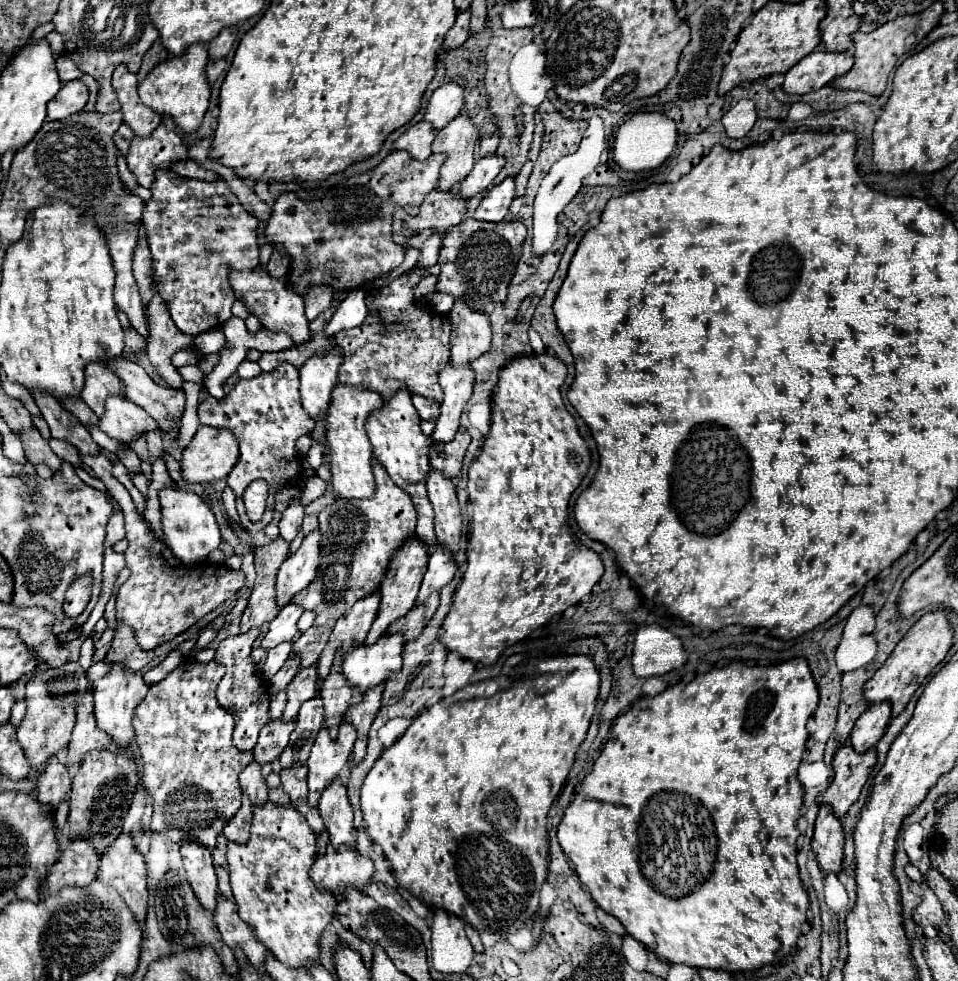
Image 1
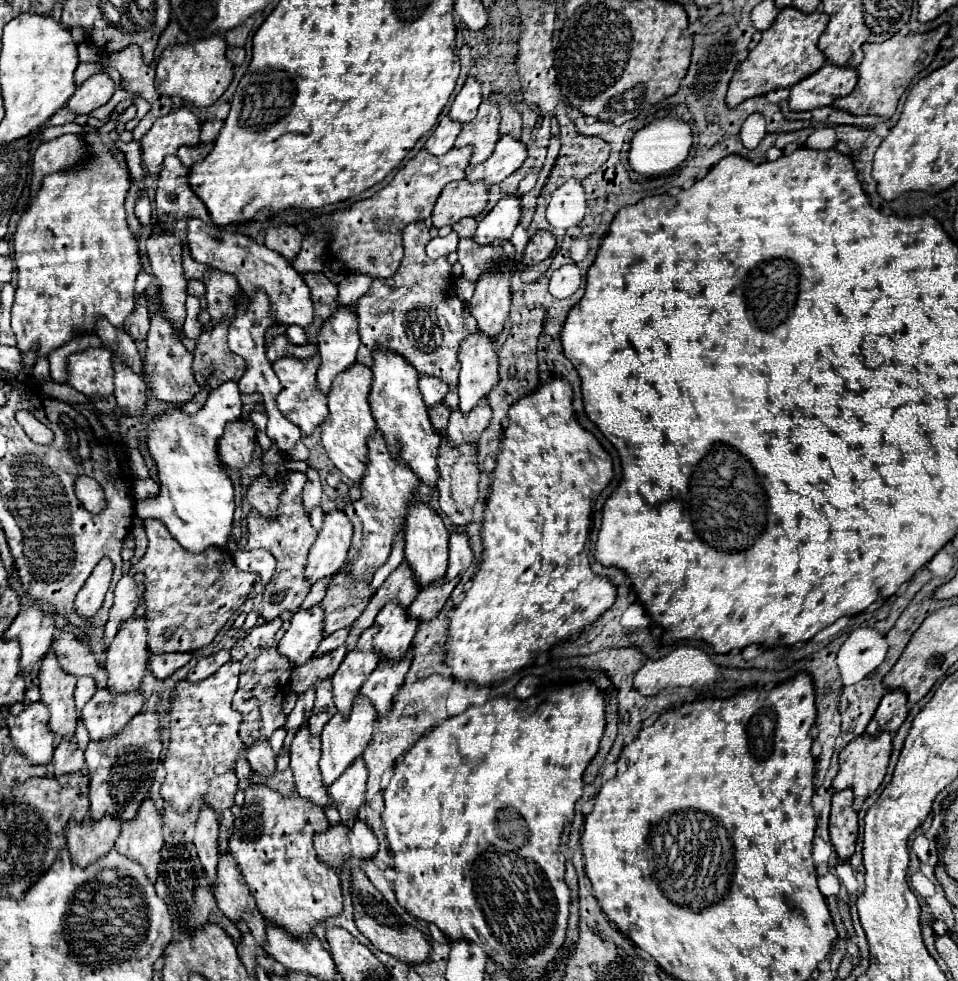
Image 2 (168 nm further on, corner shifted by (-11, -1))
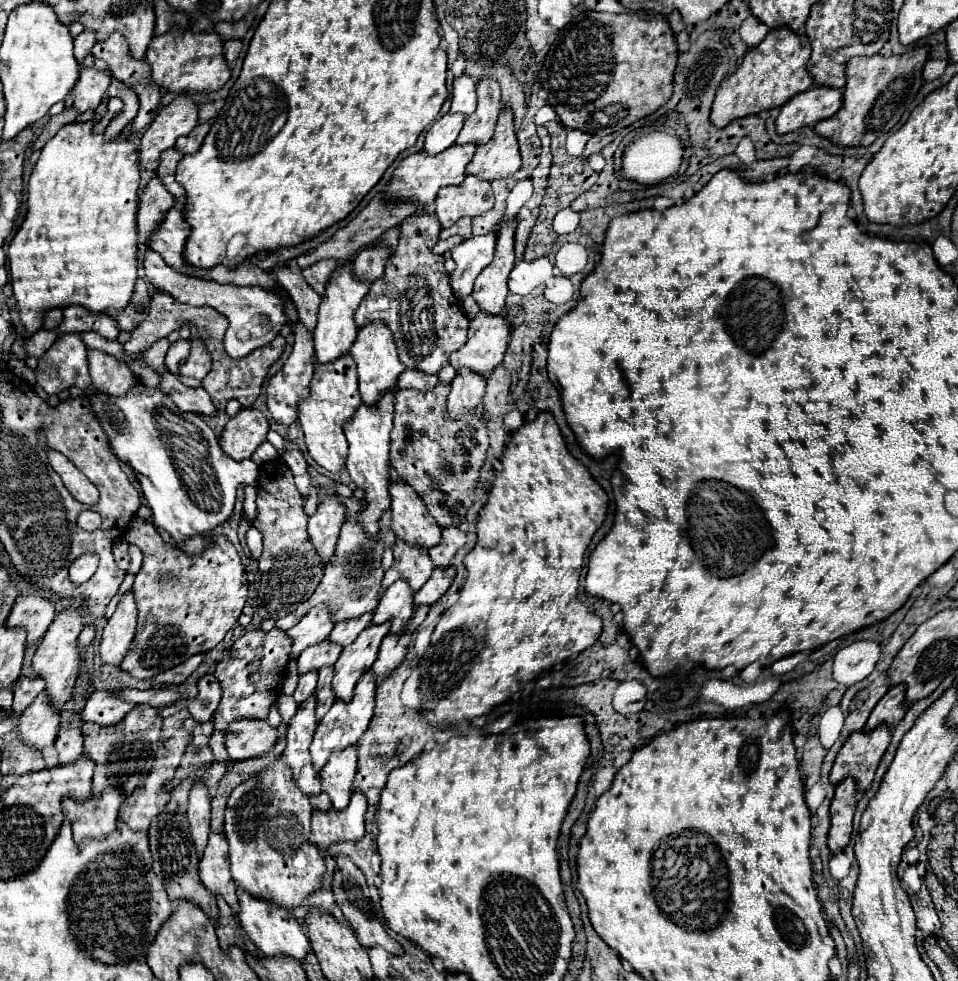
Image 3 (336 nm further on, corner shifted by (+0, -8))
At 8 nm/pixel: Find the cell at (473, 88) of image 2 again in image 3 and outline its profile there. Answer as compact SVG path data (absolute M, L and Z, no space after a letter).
M461 75L453 83L453 99L451 99L451 113L461 113L469 117L475 111L477 97L475 97L475 81L469 75Z

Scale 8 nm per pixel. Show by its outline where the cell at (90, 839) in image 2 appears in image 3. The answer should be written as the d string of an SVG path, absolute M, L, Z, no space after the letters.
M107 789L85 803L75 803L71 799L63 801L63 815L71 819L73 841L81 843L85 839L105 839L117 829L117 815L123 803L123 795L117 789Z

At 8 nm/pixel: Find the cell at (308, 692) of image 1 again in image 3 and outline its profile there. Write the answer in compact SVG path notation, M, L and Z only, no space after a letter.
M323 641L323 643L317 643L317 645L311 645L307 647L299 659L297 659L297 667L299 667L299 675L305 675L309 671L317 671L321 667L329 667L329 665L335 665L337 657L341 653L341 647L329 643L329 641Z

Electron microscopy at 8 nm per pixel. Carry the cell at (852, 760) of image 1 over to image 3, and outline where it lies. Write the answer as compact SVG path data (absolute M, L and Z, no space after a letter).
M879 725L869 733L855 731L839 749L829 781L837 785L843 779L853 777L857 783L857 789L867 791L873 783L873 775L877 771L877 765L889 741L891 741L891 735L885 725Z

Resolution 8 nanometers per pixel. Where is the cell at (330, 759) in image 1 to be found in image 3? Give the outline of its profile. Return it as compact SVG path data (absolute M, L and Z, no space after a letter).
M367 671L359 679L359 683L357 683L357 687L353 691L353 699L349 703L335 701L333 707L329 709L329 713L319 721L317 731L313 735L313 743L309 747L311 759L313 759L313 769L315 771L321 771L323 769L323 765L327 763L327 759L329 759L331 753L339 753L339 751L343 751L343 749L359 743L361 735L365 733L365 729L367 729L367 725L369 725L369 721L373 717L373 707L375 707L375 679Z

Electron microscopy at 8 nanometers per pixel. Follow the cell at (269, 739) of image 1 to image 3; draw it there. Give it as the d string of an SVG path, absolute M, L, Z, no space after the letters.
M311 671L311 673L303 675L303 677L299 677L299 685L297 685L295 693L293 693L295 701L303 703L305 699L309 699L313 695L313 691L315 691L315 685L317 685L317 671Z

